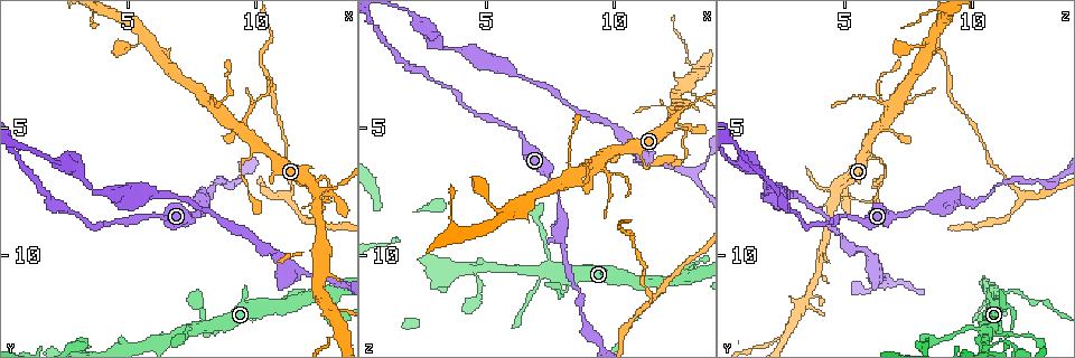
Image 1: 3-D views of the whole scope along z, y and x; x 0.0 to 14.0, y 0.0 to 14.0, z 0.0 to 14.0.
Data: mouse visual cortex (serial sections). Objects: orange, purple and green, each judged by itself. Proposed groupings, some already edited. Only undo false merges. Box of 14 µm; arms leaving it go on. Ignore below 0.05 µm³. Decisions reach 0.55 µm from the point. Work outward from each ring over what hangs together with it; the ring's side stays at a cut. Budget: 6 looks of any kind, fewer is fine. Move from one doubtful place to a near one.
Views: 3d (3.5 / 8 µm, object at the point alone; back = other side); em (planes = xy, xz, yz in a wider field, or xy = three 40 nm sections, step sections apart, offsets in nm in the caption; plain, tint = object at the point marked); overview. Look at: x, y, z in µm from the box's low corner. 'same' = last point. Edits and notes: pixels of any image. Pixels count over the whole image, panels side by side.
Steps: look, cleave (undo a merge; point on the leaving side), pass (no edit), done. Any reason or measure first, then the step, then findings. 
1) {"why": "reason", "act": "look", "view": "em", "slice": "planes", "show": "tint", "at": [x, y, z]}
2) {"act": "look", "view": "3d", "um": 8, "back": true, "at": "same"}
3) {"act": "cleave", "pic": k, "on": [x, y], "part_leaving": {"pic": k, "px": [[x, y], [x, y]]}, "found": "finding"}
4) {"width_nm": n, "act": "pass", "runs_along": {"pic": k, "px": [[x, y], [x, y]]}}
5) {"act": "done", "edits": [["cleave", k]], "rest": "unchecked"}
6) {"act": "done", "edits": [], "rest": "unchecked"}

{"why": "arms part here", "act": "look", "view": "3d", "um": 3.5, "at": [10.0, 5.7, 6.0]}

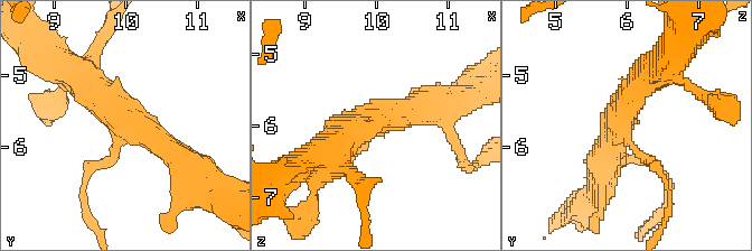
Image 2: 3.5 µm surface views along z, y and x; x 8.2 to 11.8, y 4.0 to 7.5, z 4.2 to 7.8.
{"arms": 3, "arm_widths_nm": [150, 400, 400], "why": "shape alone is not enough", "act": "look", "view": "em", "slice": "planes", "show": "tint", "at": [10.10, 5.70, 5.95]}

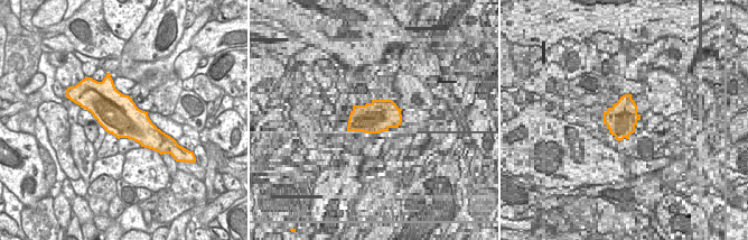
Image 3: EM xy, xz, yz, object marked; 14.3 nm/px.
{"act": "pass", "found": "all the same cell"}

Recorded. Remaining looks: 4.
{"why": "sharp bend", "act": "look", "view": "3d", "um": 3.5, "back": true, "at": [12.5, 9.7, 4.2]}

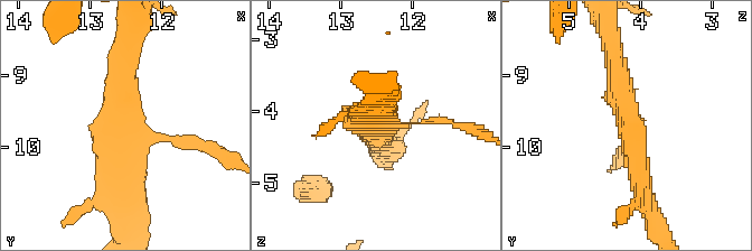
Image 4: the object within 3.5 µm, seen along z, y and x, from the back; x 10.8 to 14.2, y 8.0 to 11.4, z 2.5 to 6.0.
{"act": "look", "view": "em", "slice": "xy", "step": 2, "show": "tint", "at": [12.60, 9.70, 4.20]}

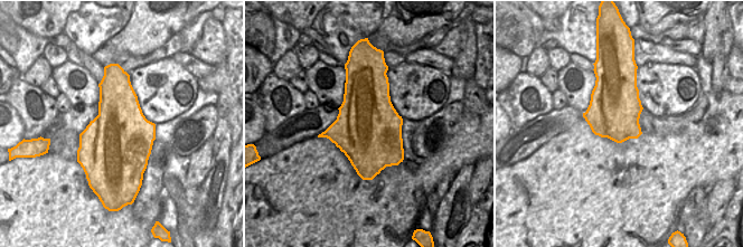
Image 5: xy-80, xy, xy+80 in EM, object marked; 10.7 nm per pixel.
{"act": "pass", "runs_along": {"pic": 4, "px": [[613, 50], [642, 195]]}, "found": "one cell here"}

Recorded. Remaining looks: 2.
{"why": "thin neck", "act": "look", "view": "3d", "um": 3.5, "at": [13.1, 7.6, 5.0]}

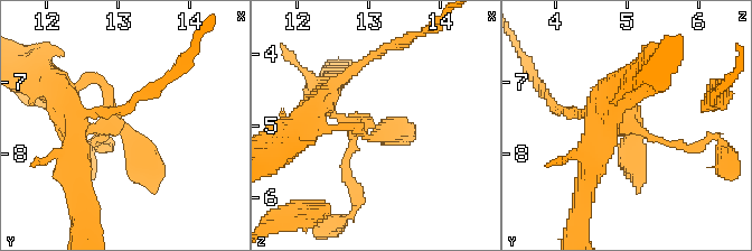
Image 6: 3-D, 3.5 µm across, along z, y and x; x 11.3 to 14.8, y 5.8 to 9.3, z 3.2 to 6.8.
{"act": "look", "view": "em", "slice": "xy", "step": 3, "show": "tint", "at": [13.10, 7.70, 5.10]}

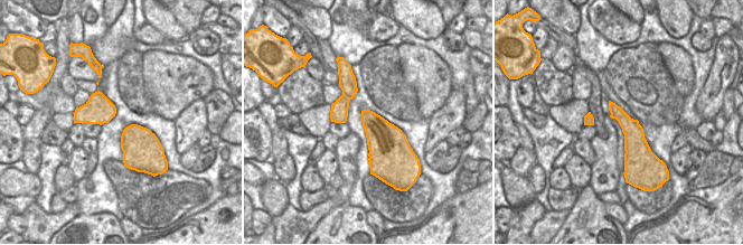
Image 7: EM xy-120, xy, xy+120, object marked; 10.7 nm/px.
{"act": "pass", "runs_along": {"pic": 6, "px": [[68, 112], [75, 129], [123, 129], [154, 194]]}, "found": "all the same cell"}

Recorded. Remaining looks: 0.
{"act": "done", "edits": [], "rest": "unchecked"}

